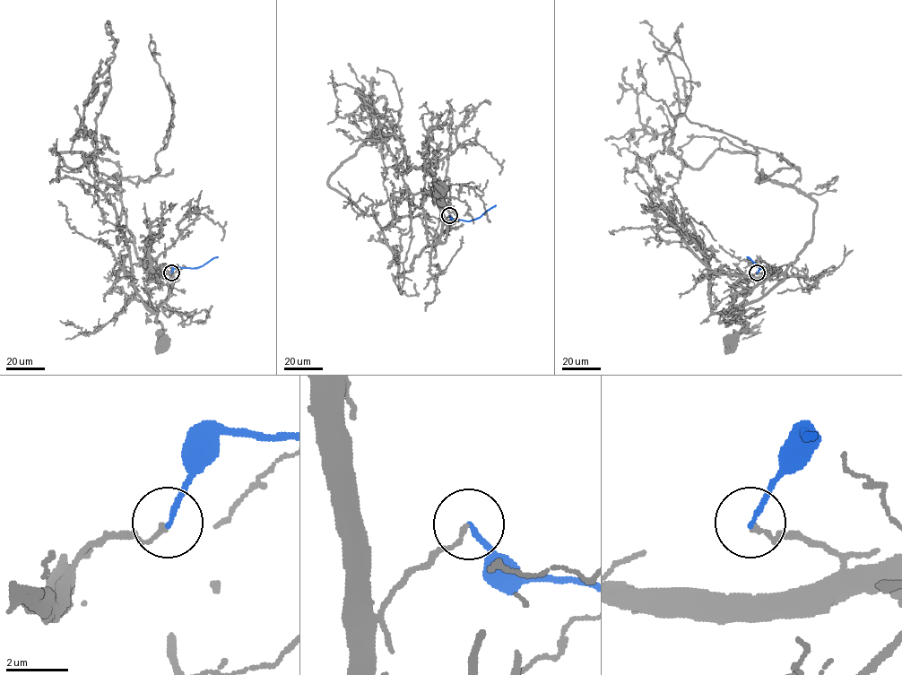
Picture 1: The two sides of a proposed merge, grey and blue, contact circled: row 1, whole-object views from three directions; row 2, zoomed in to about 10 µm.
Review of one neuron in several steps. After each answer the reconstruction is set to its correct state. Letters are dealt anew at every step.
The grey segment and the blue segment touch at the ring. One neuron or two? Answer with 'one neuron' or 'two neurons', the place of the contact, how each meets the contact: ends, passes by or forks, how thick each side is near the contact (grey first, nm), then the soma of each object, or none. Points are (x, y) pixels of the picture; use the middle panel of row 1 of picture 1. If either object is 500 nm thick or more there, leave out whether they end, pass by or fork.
two neurons; at (449, 215); grey ends there; blue ends there; 140 nm thick on the grey side, 140 nm on the other; cell body of grey at (440, 190); no cell body on blue

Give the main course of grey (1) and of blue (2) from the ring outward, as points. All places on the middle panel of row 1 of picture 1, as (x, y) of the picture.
1: (449, 215), (443, 222), (443, 243), (446, 222), (435, 177), (433, 199), (438, 205), (441, 190)
2: (449, 215), (470, 221), (496, 205)

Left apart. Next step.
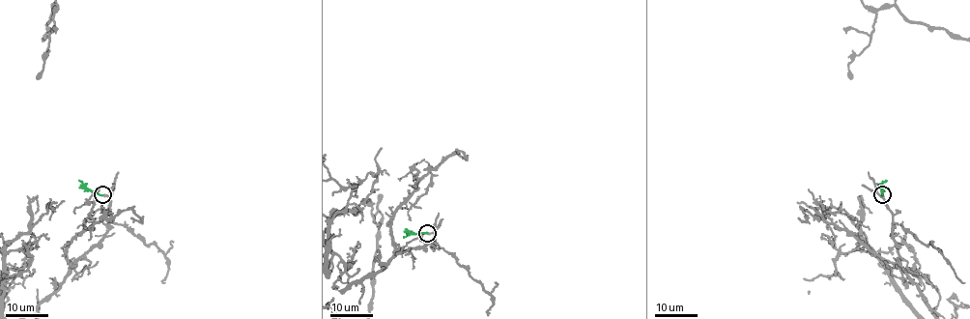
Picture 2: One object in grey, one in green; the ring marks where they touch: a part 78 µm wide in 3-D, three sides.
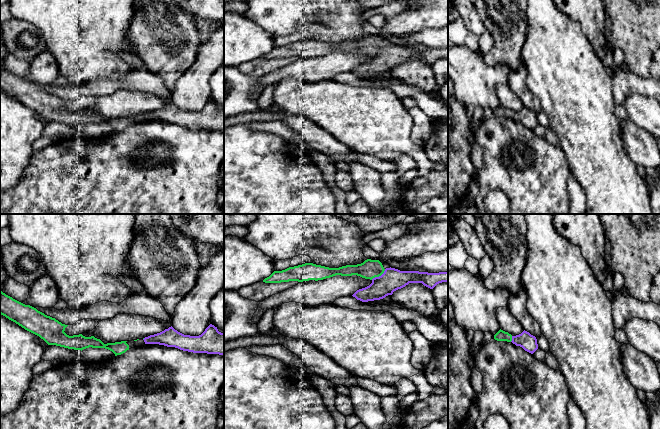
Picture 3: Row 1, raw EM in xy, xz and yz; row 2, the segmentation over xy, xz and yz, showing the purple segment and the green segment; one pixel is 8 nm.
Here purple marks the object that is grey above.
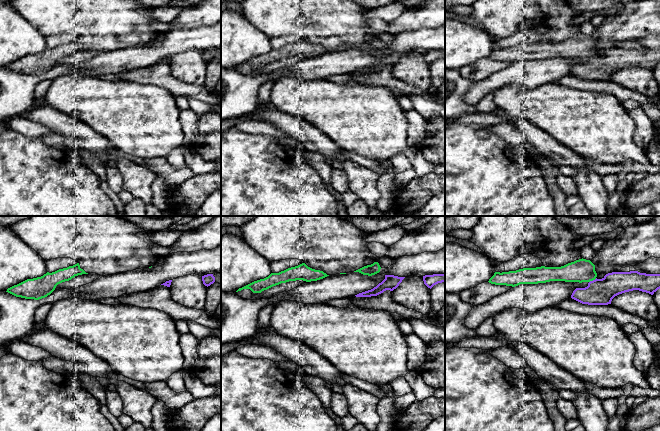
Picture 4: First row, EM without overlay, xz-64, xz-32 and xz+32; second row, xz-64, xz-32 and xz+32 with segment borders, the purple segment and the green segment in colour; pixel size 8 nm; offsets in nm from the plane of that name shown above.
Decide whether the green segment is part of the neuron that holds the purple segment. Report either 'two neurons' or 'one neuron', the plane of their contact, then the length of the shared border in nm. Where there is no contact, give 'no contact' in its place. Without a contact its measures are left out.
one neuron; meets purple in xz; contact 150 nm long

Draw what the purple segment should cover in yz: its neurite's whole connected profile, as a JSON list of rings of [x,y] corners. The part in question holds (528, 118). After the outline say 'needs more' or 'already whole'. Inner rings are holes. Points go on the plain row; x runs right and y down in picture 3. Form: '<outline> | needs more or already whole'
[[[499,106],[495,111],[494,115],[497,117],[512,118],[516,122],[522,123],[525,127],[533,130],[538,125],[537,115],[527,107],[523,107],[521,110],[512,112],[508,108]]] | needs more

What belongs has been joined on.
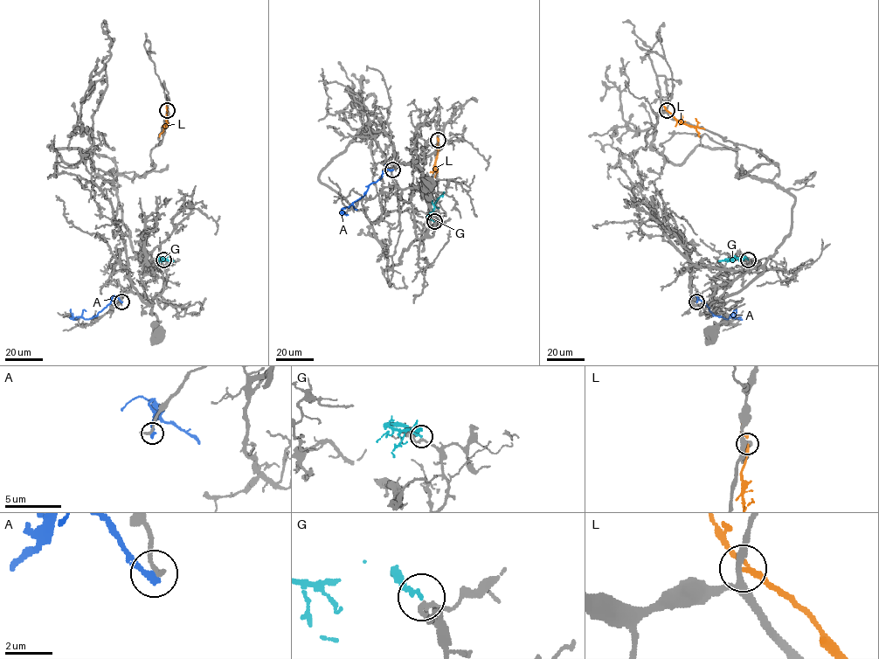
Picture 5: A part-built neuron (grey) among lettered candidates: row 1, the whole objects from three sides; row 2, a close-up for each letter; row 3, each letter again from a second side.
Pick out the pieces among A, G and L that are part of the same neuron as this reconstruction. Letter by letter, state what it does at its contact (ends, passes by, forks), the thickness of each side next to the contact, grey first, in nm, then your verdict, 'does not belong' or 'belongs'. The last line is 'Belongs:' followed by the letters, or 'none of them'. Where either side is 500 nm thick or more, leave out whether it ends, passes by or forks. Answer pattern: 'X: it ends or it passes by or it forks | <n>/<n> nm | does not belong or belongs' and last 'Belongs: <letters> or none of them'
A: it ends | 240/280 nm | does not belong
G: it ends | 170/190 nm | belongs
L: it passes by | 220/200 nm | does not belong
Belongs: G

